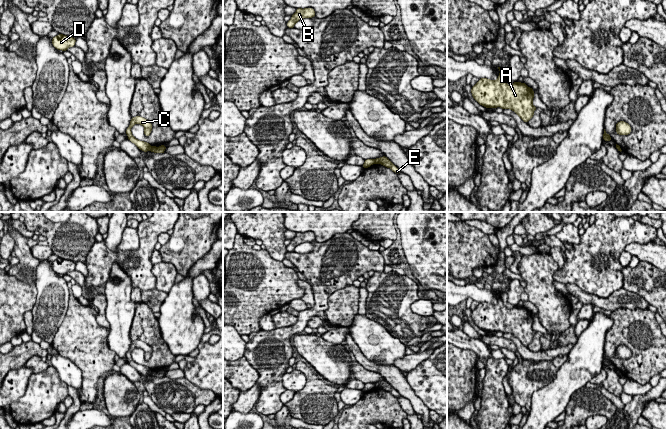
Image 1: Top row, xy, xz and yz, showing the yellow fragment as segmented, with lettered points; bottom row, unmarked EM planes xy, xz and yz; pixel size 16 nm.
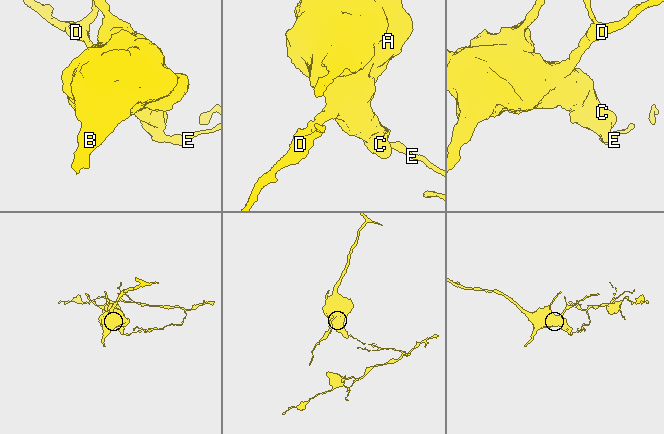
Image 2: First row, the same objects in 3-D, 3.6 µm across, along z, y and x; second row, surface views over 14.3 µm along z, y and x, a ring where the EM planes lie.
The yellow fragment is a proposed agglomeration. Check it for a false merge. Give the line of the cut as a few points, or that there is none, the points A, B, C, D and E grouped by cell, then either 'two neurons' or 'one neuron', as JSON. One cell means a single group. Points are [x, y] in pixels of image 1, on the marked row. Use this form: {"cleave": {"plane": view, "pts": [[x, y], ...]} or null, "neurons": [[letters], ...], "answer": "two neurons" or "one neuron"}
{"cleave": {"plane": "xy", "pts": [[152, 146], [150, 150]]}, "neurons": [["A", "B", "C", "D"], ["E"]], "answer": "two neurons"}

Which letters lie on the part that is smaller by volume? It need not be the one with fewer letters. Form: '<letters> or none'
E

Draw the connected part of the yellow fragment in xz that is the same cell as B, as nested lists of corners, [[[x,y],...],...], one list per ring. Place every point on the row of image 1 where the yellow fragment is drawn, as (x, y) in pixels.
[[[297,8],[296,12],[291,16],[291,19],[287,22],[288,28],[294,28],[294,25],[301,19],[315,17],[315,11],[313,8]]]

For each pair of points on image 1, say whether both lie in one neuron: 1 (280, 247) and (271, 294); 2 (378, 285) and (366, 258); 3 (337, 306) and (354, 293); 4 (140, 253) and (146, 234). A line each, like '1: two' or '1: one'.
1: two
2: two
3: one
4: one

